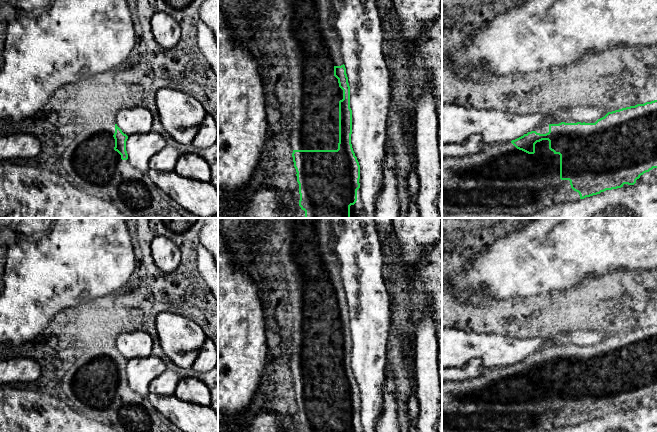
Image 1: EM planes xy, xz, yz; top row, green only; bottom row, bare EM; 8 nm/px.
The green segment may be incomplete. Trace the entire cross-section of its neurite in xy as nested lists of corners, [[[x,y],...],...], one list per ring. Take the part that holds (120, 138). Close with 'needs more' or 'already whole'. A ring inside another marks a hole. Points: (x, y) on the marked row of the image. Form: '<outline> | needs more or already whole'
[[[115,124],[115,133],[113,137],[115,139],[114,150],[121,155],[122,160],[127,160],[128,154],[126,151],[126,141],[128,139],[128,136],[122,132],[122,130],[117,126],[117,124]]] | already whole

